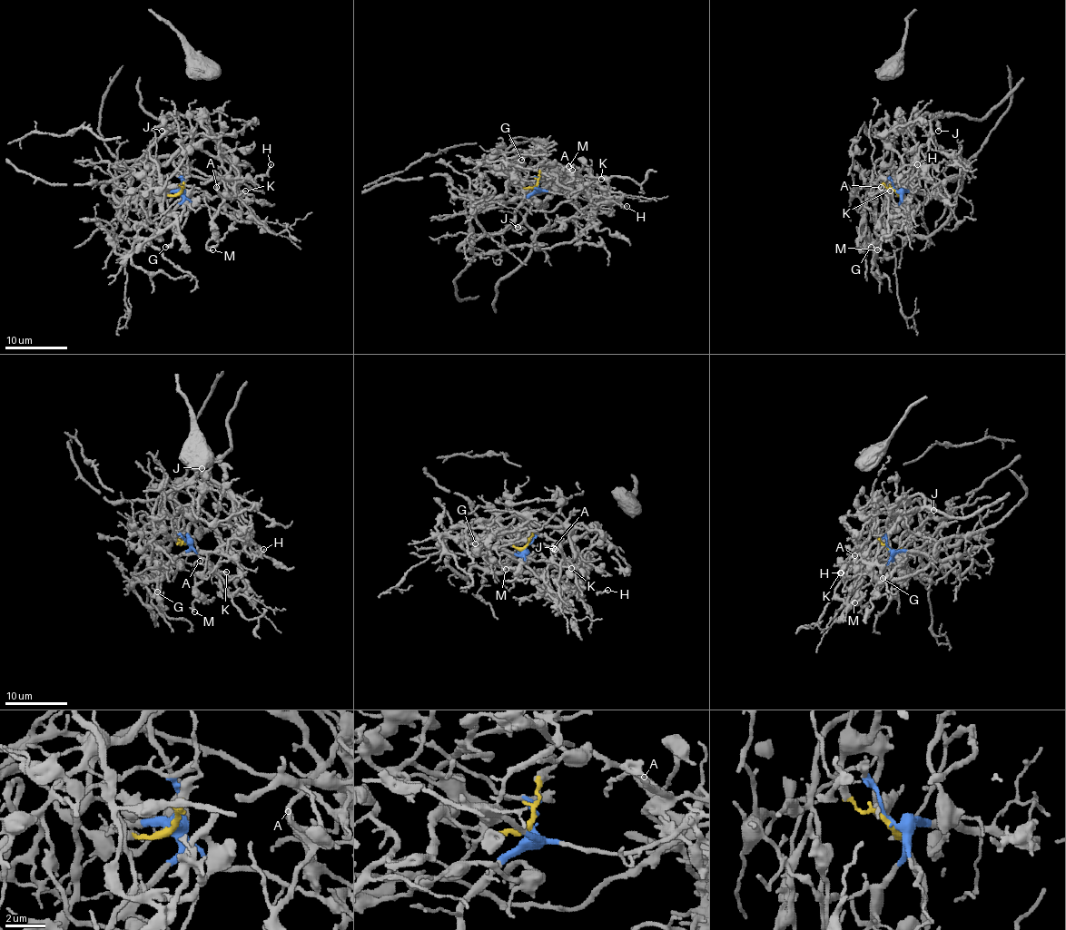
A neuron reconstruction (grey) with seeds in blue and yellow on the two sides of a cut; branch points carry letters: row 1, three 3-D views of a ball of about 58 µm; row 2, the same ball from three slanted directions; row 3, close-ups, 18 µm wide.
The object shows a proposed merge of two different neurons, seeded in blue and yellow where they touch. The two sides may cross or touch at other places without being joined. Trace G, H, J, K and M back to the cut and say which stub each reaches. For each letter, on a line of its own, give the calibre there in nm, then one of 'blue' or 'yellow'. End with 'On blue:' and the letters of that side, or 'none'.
G: 360 nm | blue
H: 140 nm | blue
J: 550 nm | yellow
K: 200 nm | yellow
M: 130 nm | yellow
On blue: G, H

